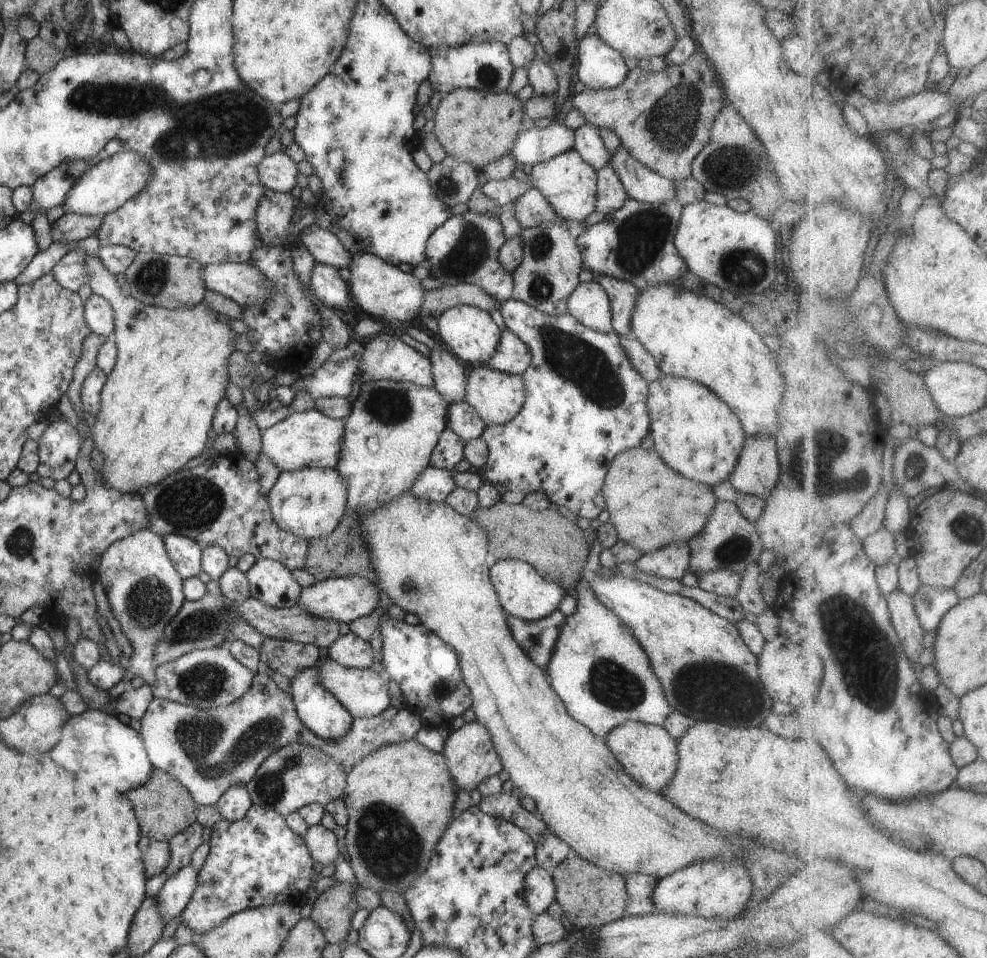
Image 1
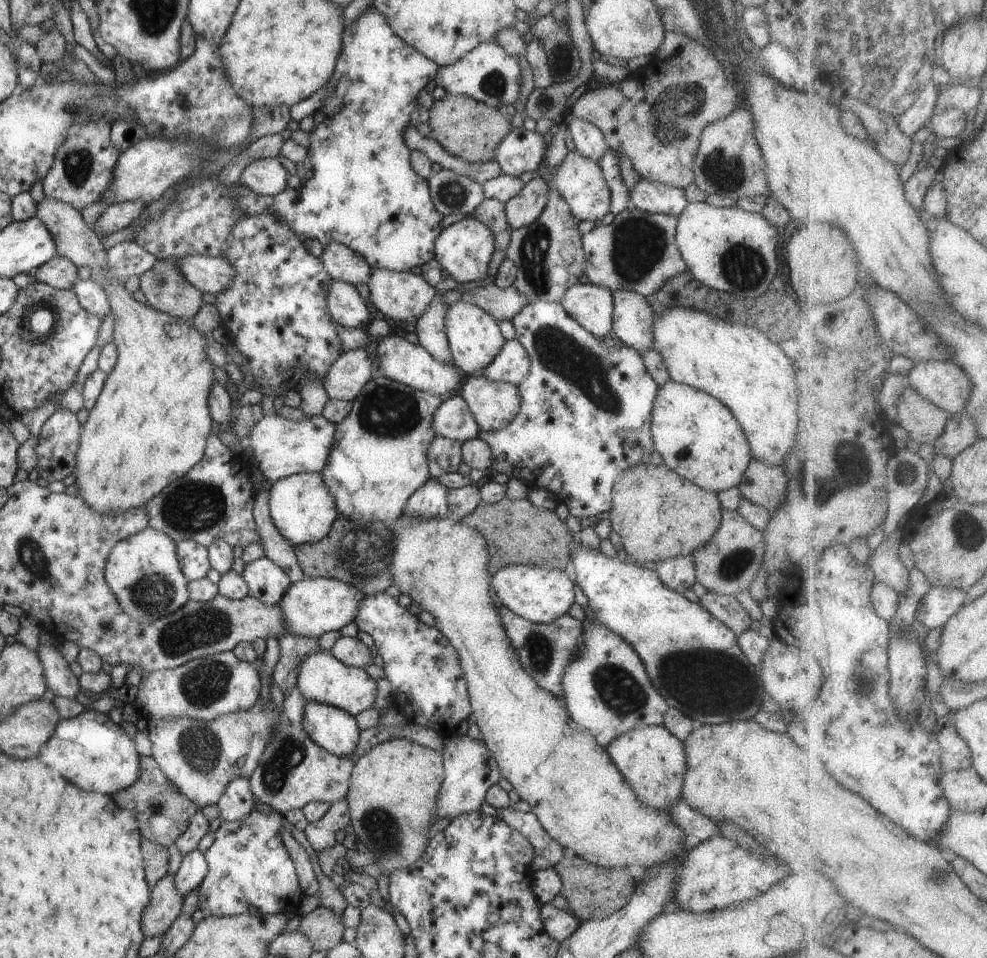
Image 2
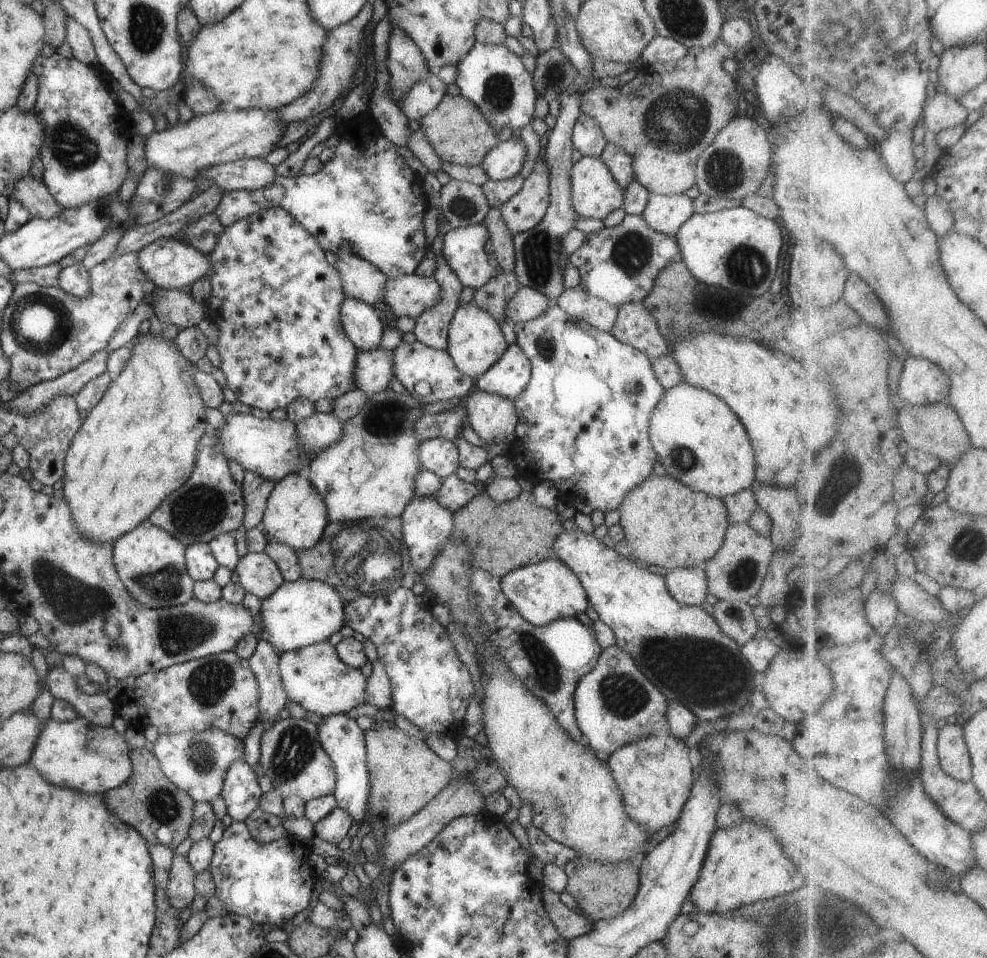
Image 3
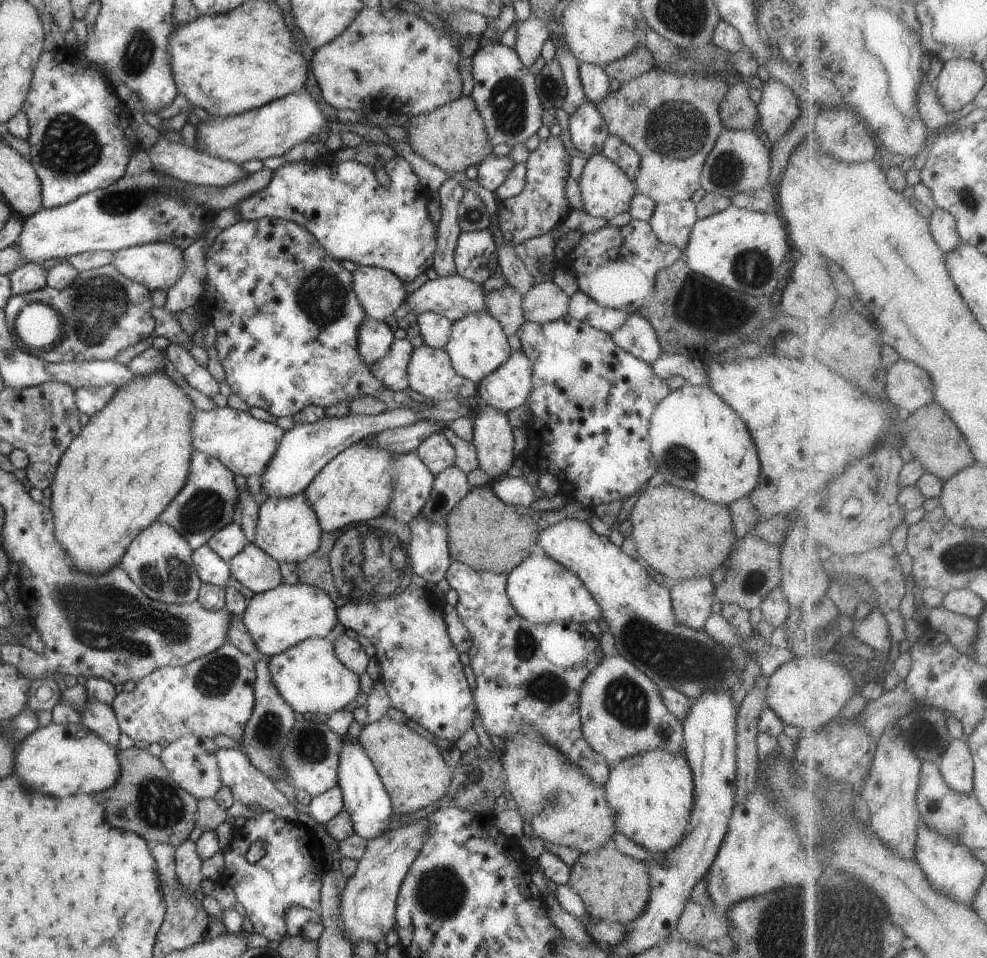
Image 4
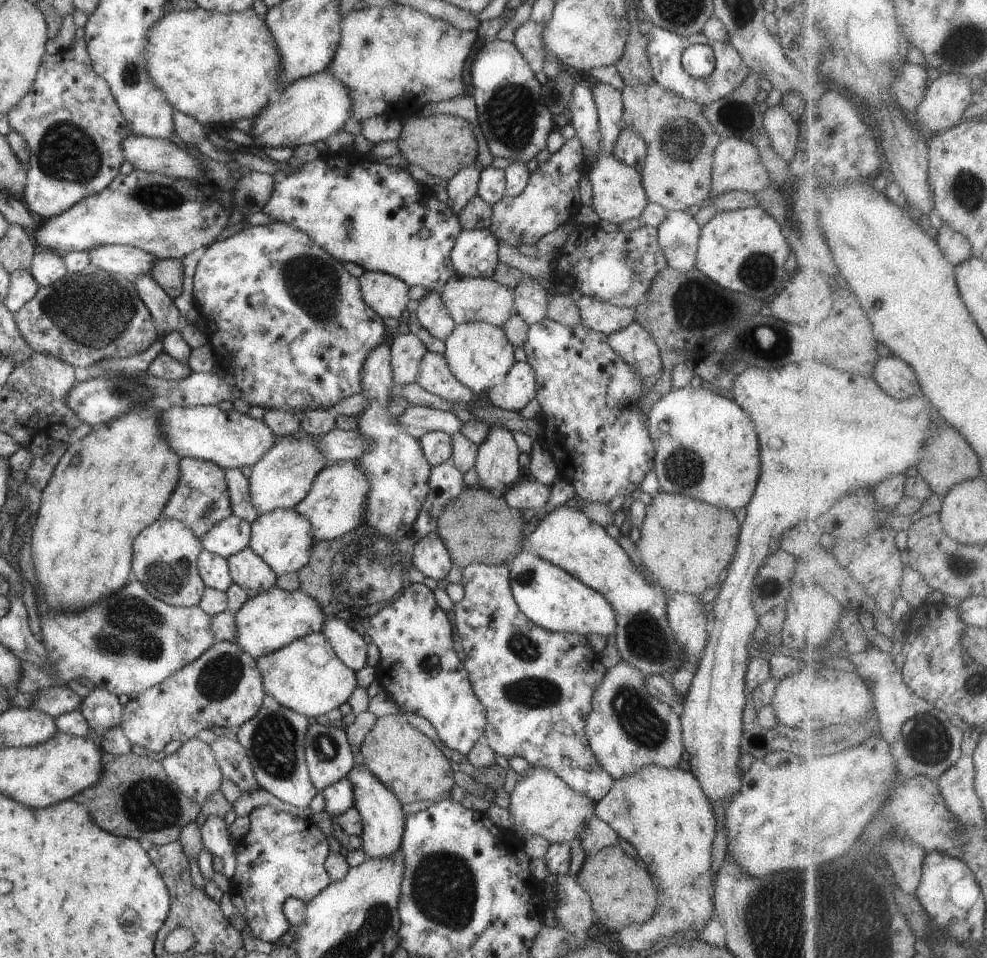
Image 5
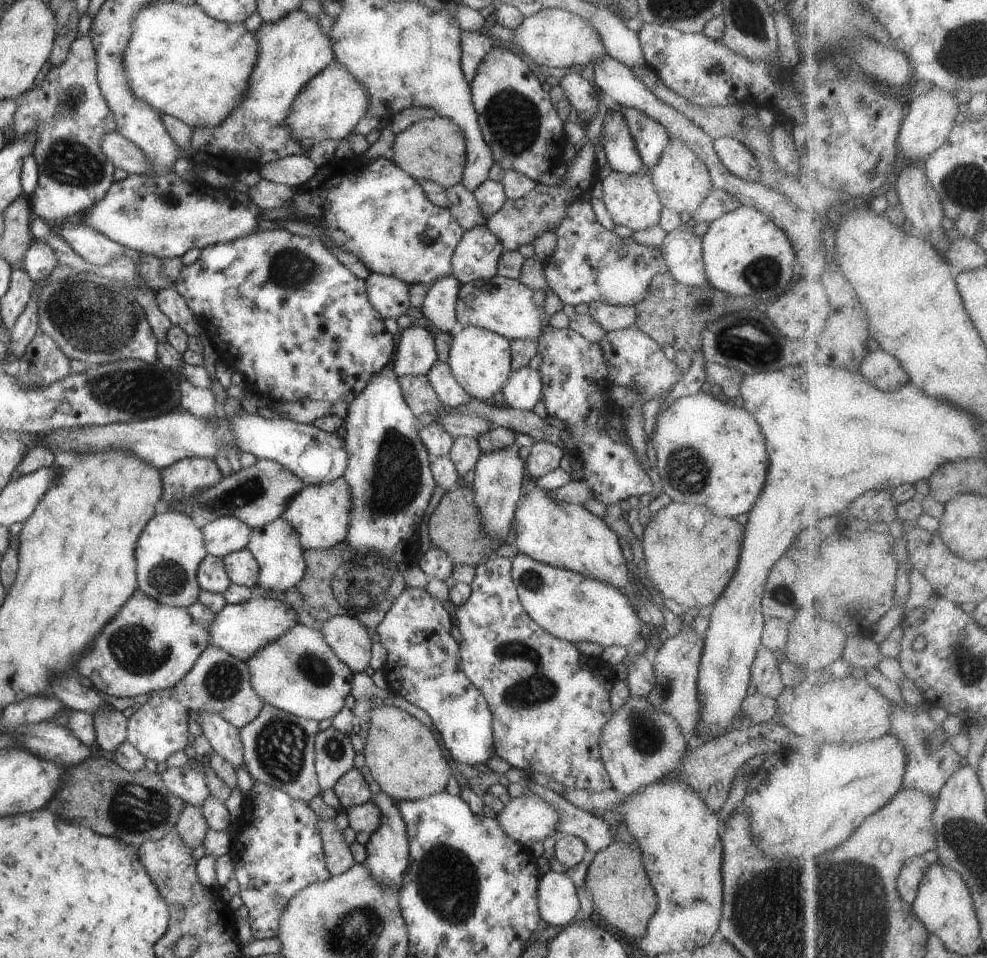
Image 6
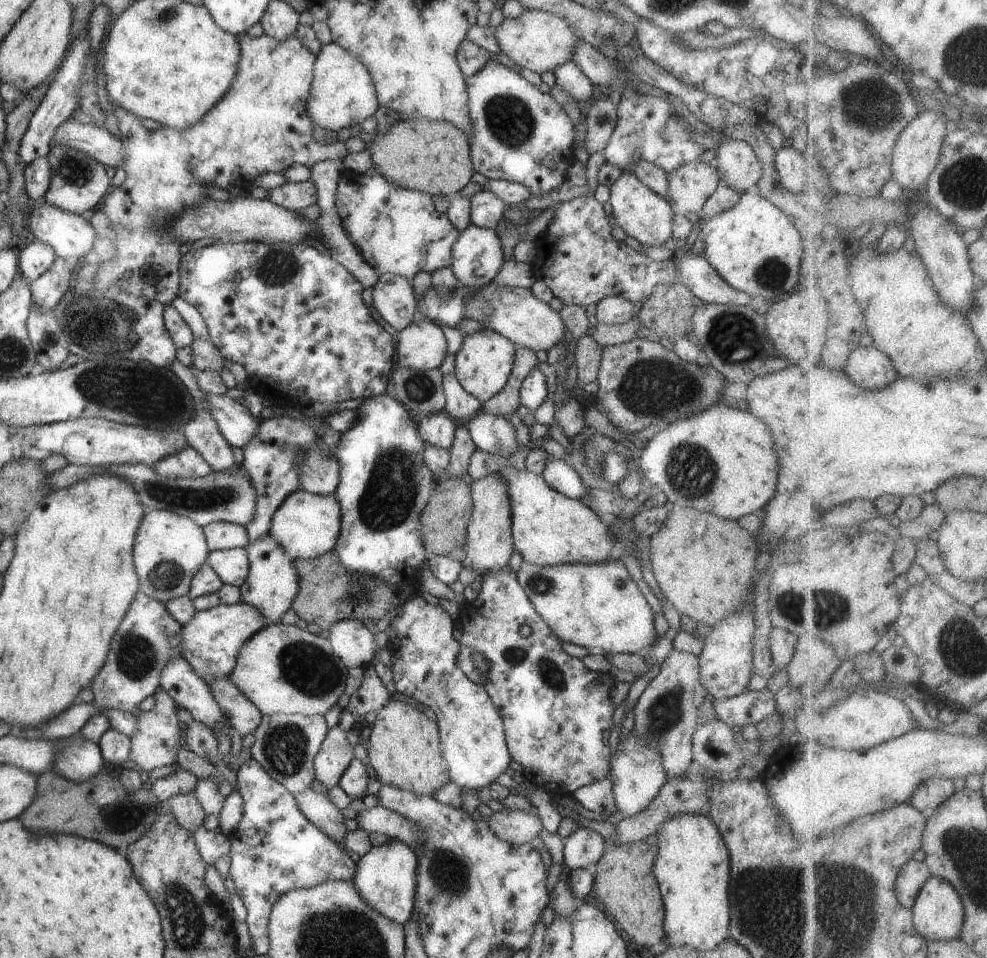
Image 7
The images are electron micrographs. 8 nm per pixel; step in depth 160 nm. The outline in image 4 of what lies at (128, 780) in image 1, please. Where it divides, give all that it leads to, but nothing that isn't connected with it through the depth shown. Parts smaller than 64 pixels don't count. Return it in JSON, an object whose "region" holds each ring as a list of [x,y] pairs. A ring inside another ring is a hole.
{"region":[[[81,722],[78,724],[56,724],[38,727],[24,737],[15,750],[15,772],[20,782],[32,790],[40,790],[50,796],[70,796],[78,793],[93,795],[108,790],[118,782],[121,775],[121,762],[118,760],[119,748],[108,744],[102,737],[92,732]]]}

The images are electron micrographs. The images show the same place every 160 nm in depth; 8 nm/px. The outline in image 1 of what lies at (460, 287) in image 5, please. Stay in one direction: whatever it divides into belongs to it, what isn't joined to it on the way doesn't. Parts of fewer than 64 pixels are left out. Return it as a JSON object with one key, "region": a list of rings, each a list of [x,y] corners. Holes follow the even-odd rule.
{"region":[[[370,253],[351,254],[349,269],[351,277],[347,281],[348,290],[358,313],[387,322],[393,318],[412,321],[421,309],[426,291],[420,286],[420,280],[411,273],[403,272],[396,265],[387,263]]]}

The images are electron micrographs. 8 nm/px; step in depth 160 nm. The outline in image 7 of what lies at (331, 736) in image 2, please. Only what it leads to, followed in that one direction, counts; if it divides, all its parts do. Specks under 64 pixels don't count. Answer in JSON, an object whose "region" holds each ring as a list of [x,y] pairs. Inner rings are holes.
{"region":[[[394,839],[373,846],[365,855],[362,855],[357,862],[353,879],[362,898],[374,907],[377,913],[404,925],[413,915],[417,864],[417,854],[413,848],[401,840]]]}

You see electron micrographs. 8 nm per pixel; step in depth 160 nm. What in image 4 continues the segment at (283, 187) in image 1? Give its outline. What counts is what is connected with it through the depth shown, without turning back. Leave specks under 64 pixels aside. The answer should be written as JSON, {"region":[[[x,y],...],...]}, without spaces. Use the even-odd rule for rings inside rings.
{"region":[[[160,137],[158,144],[148,154],[153,164],[153,170],[160,172],[160,174],[170,175],[191,185],[225,187],[243,181],[249,174],[238,163],[223,161],[221,158],[213,157],[185,144],[170,142],[163,137]]]}

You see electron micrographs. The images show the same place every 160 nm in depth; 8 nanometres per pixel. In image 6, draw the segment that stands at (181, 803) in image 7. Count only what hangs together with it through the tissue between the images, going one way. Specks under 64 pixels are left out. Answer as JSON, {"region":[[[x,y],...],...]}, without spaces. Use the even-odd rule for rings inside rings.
{"region":[[[186,804],[175,828],[191,851],[203,844],[208,831],[203,812],[198,807]]]}

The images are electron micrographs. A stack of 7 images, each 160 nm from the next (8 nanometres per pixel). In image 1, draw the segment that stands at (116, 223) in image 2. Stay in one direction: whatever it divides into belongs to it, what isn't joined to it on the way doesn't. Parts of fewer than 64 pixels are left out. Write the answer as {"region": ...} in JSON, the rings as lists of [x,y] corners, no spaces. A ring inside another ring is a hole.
{"region":[[[66,213],[51,224],[51,242],[66,243],[78,241],[94,235],[100,226],[102,217],[82,216]]]}

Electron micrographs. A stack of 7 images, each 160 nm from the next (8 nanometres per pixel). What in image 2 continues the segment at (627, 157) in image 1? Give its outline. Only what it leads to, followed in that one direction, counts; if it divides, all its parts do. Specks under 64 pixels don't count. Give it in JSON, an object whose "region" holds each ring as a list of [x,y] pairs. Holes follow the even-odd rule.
{"region":[[[640,179],[638,186],[629,192],[630,206],[648,214],[668,214],[680,216],[688,207],[684,190],[672,188],[660,182],[648,182]]]}

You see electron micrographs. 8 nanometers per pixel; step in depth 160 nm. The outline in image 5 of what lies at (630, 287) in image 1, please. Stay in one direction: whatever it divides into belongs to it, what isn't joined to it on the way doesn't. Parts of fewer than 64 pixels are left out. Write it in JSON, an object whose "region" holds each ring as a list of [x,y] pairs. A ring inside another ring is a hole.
{"region":[[[634,321],[626,328],[607,335],[608,344],[622,357],[639,377],[660,376],[662,359],[653,335]]]}

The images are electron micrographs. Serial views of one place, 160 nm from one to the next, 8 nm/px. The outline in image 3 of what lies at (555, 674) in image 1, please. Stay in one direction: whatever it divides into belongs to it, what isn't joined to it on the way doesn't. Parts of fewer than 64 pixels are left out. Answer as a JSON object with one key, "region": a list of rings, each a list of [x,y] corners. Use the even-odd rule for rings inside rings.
{"region":[[[616,643],[603,648],[594,668],[582,675],[574,693],[575,719],[582,740],[606,757],[615,750],[668,730],[667,698]]]}

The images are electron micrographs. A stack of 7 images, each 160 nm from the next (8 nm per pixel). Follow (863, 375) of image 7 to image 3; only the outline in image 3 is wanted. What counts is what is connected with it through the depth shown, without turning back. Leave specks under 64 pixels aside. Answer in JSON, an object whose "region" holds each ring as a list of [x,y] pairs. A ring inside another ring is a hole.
{"region":[[[910,356],[901,380],[904,402],[925,405],[950,402],[953,380],[943,366]]]}

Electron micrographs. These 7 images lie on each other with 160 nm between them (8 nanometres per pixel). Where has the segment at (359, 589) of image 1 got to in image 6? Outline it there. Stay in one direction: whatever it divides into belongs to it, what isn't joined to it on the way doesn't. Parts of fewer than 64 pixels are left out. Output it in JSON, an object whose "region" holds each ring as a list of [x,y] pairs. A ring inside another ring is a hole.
{"region":[[[254,597],[241,605],[227,604],[217,612],[214,622],[208,629],[209,645],[224,649],[224,652],[246,663],[258,649],[276,640],[298,623],[299,616],[288,602],[274,597]]]}

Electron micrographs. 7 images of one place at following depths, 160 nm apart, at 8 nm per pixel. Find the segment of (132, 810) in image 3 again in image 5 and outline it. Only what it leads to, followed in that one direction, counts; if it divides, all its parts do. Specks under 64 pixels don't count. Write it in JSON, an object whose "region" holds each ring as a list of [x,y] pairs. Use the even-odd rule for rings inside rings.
{"region":[[[133,751],[123,755],[104,753],[102,762],[103,771],[99,783],[83,790],[72,798],[76,802],[87,804],[94,822],[100,824],[102,830],[119,837],[128,837],[140,842],[150,842],[150,844],[160,846],[172,841],[178,841],[181,830],[187,824],[196,822],[196,817],[201,811],[201,805],[192,800],[192,797],[186,796],[168,778],[162,763],[152,759],[152,755],[140,756]]]}

